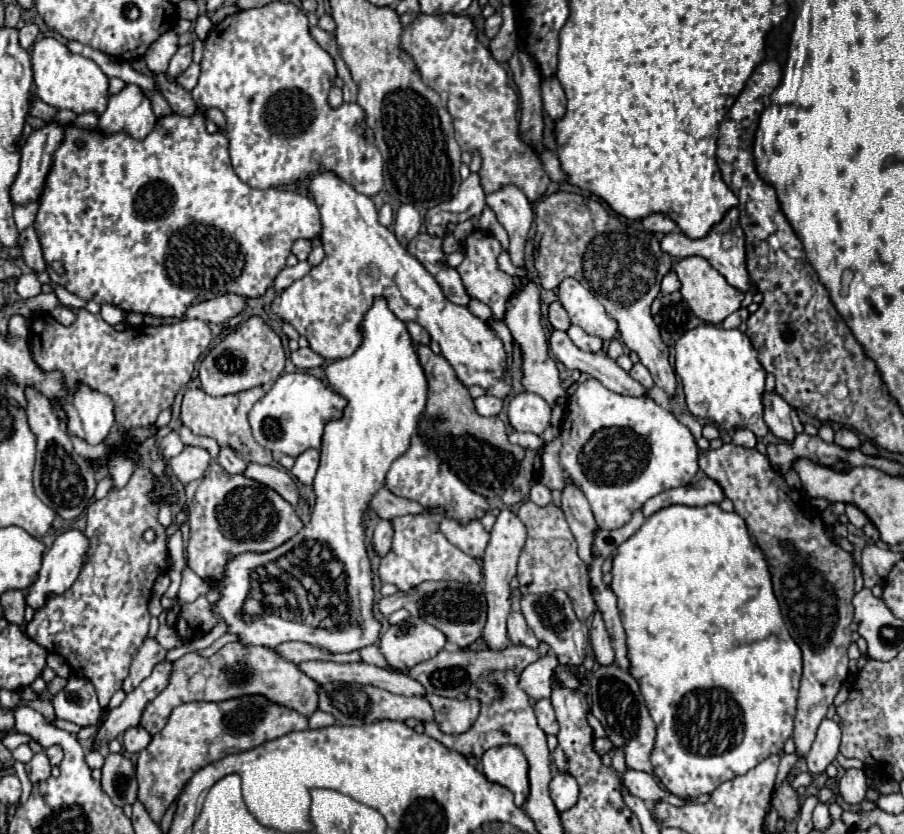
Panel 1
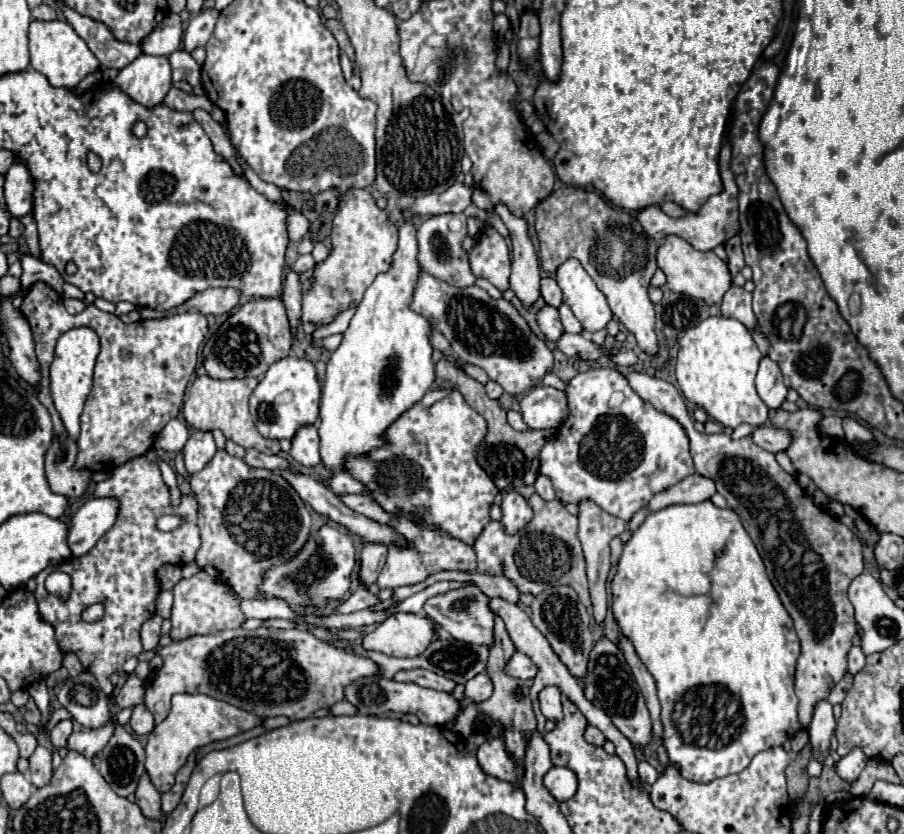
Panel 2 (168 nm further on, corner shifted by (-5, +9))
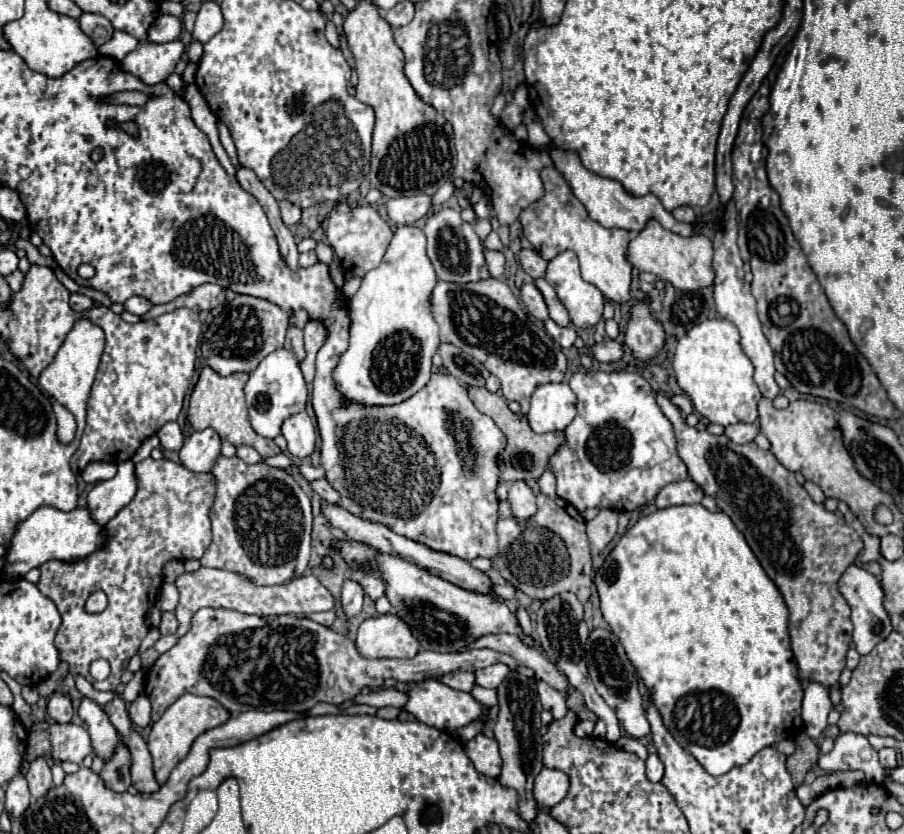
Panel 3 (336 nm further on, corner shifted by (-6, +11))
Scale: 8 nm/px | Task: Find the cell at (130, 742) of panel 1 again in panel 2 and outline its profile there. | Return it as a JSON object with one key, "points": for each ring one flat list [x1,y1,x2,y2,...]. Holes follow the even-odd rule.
{"points":[[136,705,132,709,132,717,130,717,130,727,132,731,140,737,140,735,148,735,154,727,154,719,152,713,144,707,144,705]]}

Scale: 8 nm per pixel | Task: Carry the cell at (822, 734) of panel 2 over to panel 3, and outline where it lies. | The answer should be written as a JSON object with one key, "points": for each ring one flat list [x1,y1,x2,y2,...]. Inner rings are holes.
{"points":[[809,681,805,687,803,695,803,725,805,733,811,739,819,739,823,729,827,727,827,715,831,711,831,701,829,701,829,691,821,683]]}

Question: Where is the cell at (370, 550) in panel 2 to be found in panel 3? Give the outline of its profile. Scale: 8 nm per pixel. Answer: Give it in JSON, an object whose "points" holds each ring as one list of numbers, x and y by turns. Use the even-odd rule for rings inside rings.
{"points":[[347,579,341,589,341,607,345,611,345,617,347,619,357,617,361,613,361,605,363,605,363,589]]}

